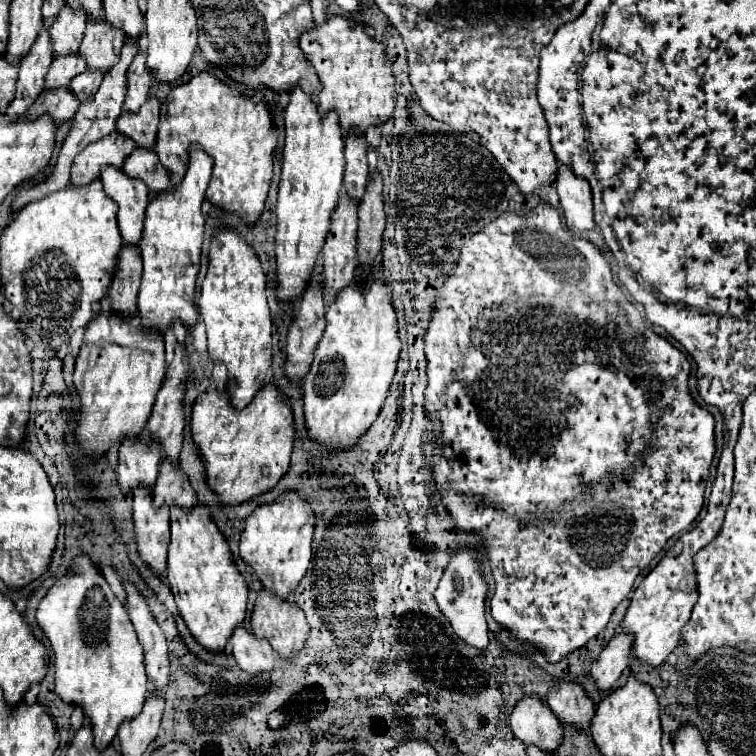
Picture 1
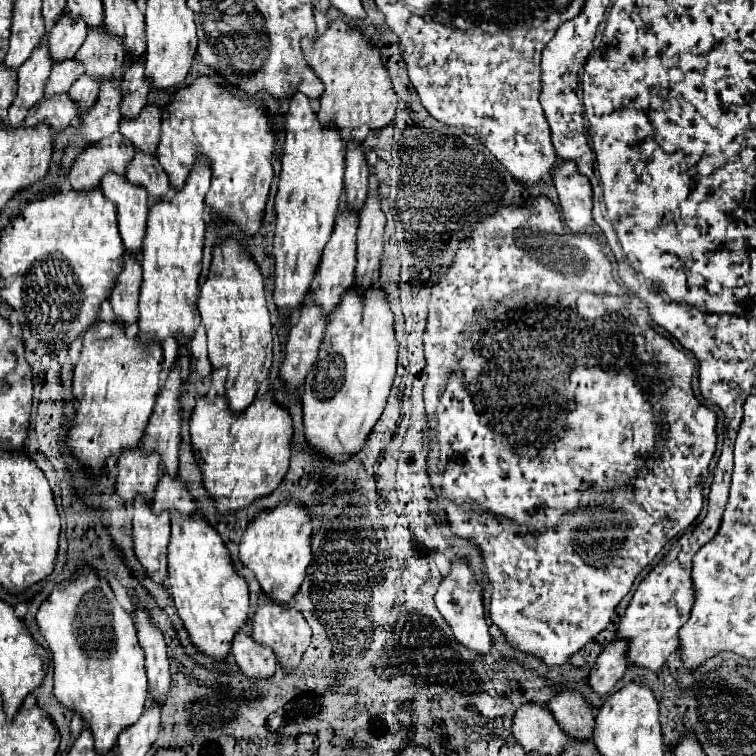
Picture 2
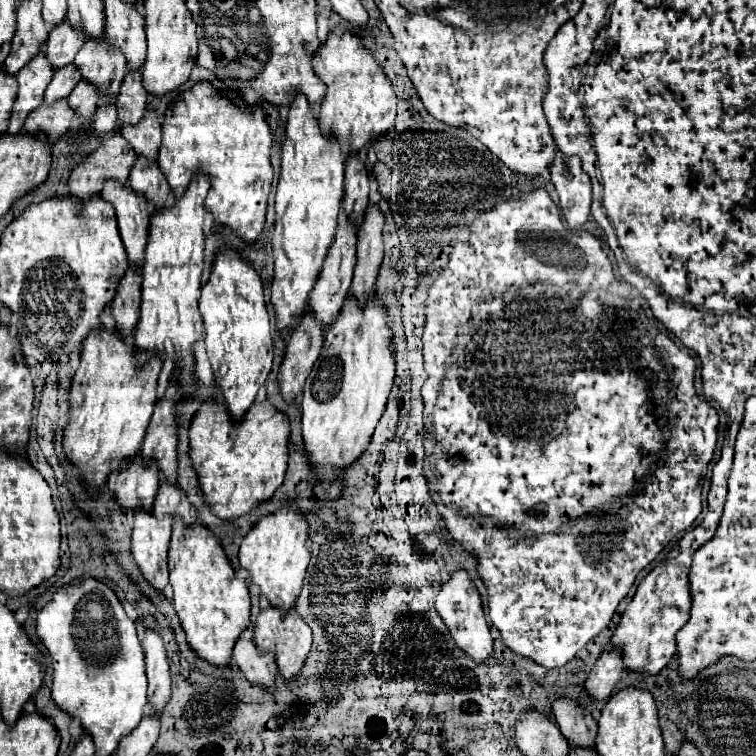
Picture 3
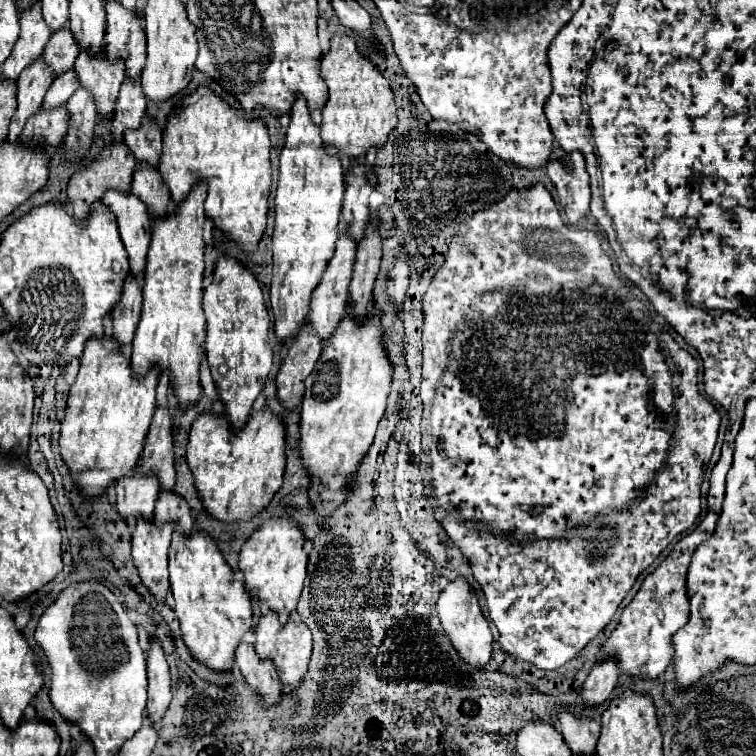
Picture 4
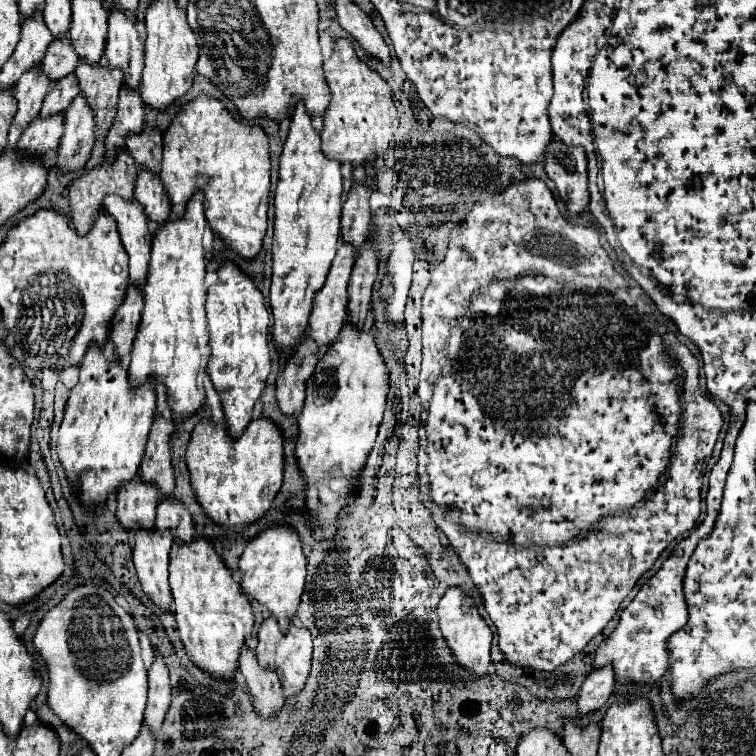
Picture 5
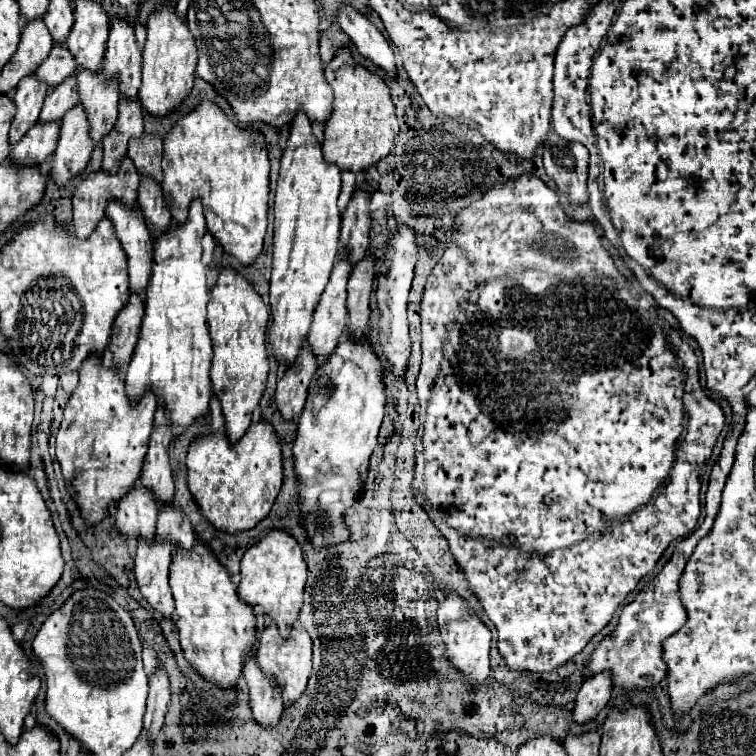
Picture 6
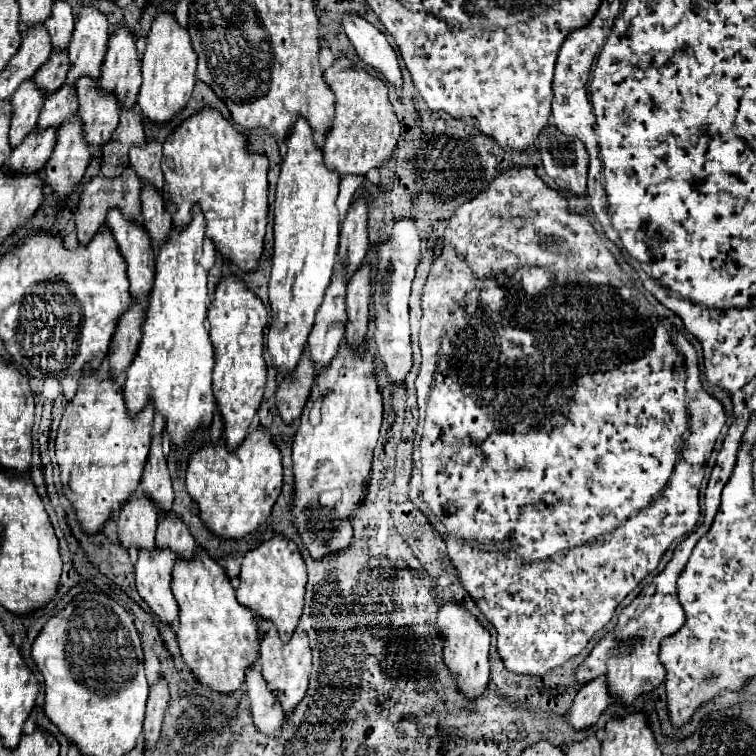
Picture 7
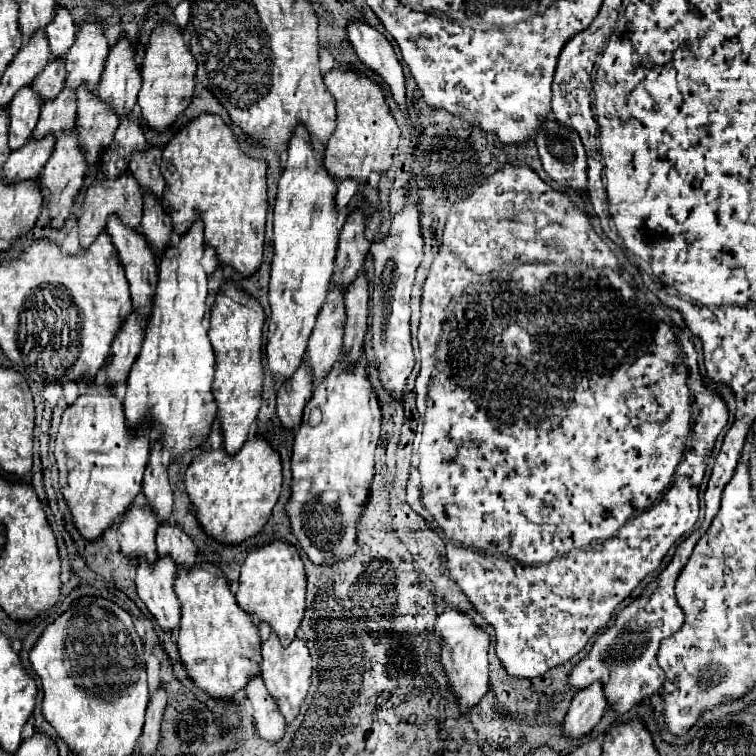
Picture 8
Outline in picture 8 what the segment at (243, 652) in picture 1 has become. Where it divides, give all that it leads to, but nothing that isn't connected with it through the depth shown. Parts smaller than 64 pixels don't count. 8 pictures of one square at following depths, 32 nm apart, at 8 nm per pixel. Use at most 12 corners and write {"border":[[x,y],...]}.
{"border":[[260,674],[246,684],[258,734],[284,736],[286,722]]}

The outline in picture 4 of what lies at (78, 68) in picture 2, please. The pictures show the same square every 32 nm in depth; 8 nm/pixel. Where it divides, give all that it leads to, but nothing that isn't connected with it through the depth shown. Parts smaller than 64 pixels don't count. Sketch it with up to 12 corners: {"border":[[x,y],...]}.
{"border":[[74,70],[58,74],[46,92],[44,108],[68,102],[80,84]]}

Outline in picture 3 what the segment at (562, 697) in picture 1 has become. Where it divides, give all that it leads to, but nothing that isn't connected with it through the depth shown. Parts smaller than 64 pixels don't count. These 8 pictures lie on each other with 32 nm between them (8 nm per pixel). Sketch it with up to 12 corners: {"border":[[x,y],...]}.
{"border":[[576,698],[552,702],[560,732],[574,746],[592,746],[596,720]]}

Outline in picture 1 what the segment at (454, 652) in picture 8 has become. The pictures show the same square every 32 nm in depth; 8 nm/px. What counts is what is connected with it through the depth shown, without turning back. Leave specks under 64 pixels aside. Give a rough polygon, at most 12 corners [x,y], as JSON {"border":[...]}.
{"border":[[476,548],[454,550],[436,588],[470,646],[488,646],[488,582]]}

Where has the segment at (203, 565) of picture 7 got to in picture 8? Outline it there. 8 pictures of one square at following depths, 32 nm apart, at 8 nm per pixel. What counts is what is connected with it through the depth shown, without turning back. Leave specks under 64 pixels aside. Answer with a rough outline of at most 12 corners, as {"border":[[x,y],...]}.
{"border":[[212,562],[176,570],[188,676],[232,700],[260,668],[254,618]]}

